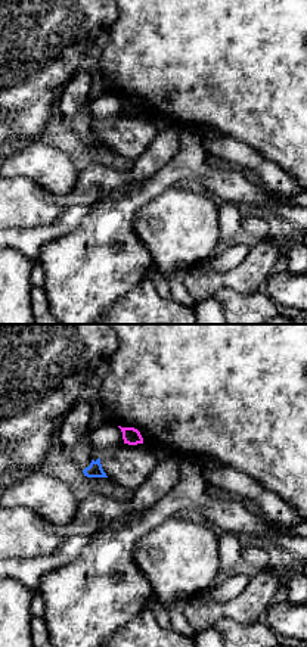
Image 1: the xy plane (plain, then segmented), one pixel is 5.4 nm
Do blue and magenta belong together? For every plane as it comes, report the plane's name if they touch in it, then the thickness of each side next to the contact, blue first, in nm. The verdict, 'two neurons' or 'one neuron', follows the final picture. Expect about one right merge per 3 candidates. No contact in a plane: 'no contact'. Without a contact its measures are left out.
no contact

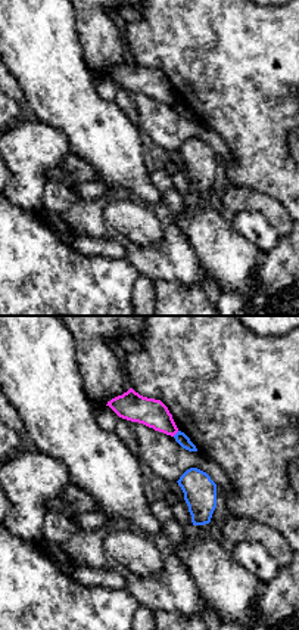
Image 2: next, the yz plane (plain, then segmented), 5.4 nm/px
contact in yz; calibres 70 and 160 nm

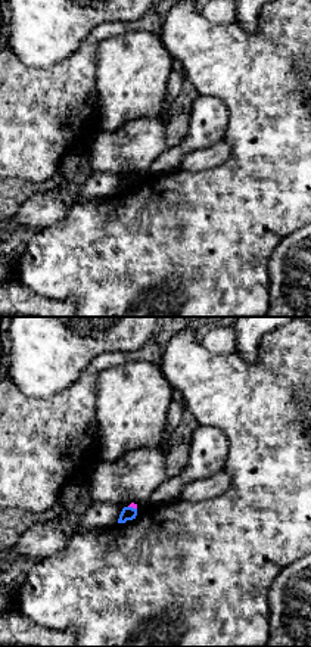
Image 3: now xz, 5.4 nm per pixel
contact in xz; calibres 80 and 30 nm

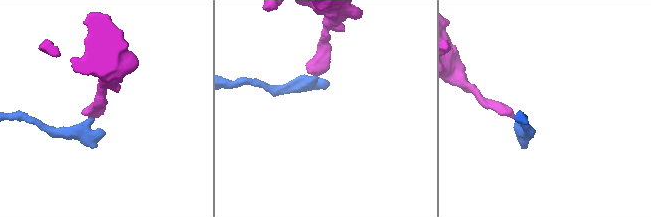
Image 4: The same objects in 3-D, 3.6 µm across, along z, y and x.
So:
two neurons

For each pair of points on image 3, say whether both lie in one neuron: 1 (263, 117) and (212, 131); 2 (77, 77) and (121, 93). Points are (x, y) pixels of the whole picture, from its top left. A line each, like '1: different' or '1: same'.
1: different
2: different

